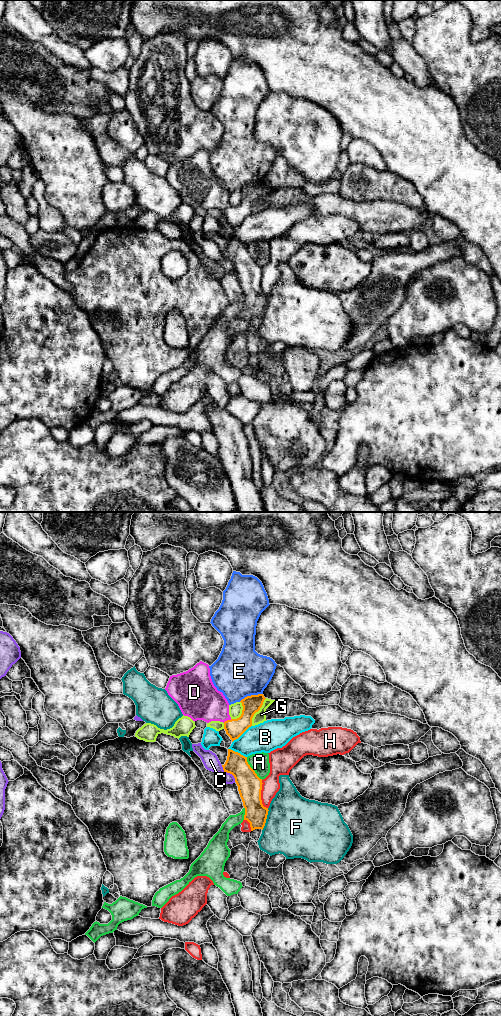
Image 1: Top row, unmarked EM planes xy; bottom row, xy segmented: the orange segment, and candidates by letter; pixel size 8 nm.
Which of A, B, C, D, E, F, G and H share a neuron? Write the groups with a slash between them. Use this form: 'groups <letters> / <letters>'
groups A / B / C / D / E / F / G / H

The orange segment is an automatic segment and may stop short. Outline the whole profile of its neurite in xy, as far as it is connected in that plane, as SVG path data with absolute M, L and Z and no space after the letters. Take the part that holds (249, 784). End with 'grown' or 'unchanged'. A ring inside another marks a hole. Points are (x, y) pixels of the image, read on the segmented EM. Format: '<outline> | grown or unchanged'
M228 749L227 760L222 767L224 773L230 773L235 778L245 808L244 820L250 823L251 831L263 830L269 810L261 800L262 779L250 767L247 757L231 749Z | unchanged

